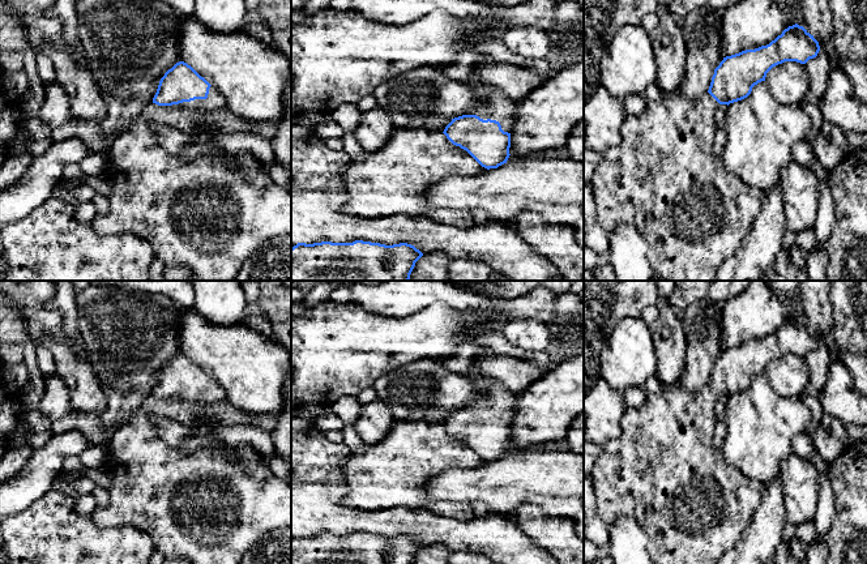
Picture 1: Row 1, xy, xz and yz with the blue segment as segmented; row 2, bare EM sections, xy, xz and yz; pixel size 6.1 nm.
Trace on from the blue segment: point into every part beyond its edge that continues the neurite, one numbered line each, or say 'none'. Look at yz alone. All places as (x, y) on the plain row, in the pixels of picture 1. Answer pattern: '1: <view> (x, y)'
1: yz (693, 505)

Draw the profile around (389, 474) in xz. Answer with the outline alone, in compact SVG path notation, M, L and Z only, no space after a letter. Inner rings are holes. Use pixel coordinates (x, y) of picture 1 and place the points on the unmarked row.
M394 420L390 431L375 444L364 444L342 461L342 474L347 488L346 505L363 510L388 508L430 508L422 488L430 479L448 469L475 469L487 463L466 443L453 437L444 426L424 422Z

